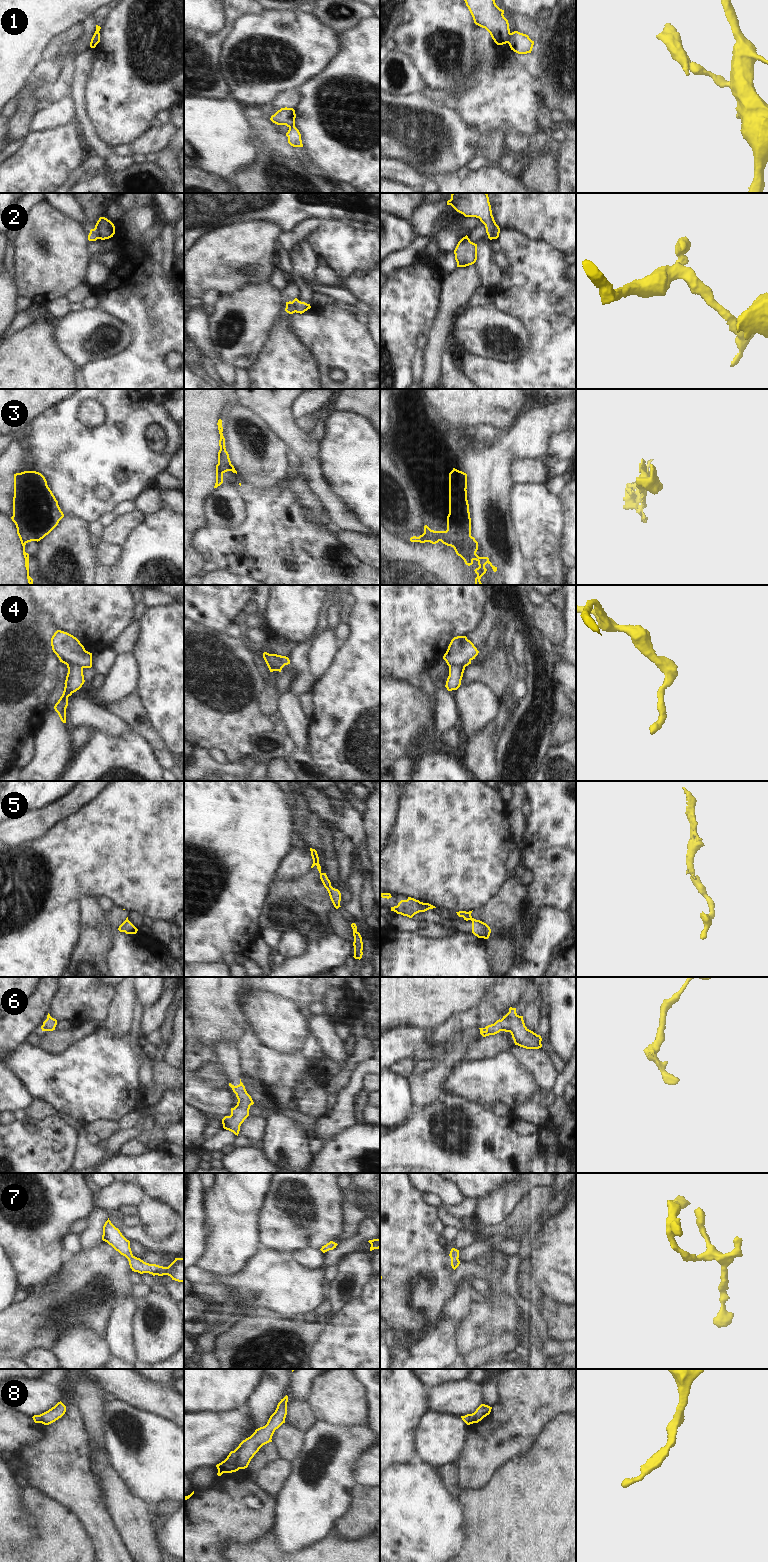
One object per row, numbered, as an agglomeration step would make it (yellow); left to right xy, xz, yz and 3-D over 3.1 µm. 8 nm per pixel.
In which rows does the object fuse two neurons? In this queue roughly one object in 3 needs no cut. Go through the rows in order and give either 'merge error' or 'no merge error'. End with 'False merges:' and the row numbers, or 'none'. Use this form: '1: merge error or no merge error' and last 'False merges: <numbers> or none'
1: merge error
2: merge error
3: merge error
4: merge error
5: merge error
6: no merge error
7: no merge error
8: no merge error
False merges: 1, 2, 3, 4, 5

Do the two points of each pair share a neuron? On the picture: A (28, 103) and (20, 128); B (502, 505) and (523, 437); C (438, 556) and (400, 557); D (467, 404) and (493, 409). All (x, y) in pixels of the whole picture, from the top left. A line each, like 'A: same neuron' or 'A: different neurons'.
A: same neuron
B: same neuron
C: same neuron
D: same neuron

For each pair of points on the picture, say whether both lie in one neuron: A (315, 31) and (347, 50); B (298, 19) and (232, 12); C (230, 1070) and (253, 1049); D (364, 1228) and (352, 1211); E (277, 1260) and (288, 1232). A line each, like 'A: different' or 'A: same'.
A: different
B: different
C: different
D: different
E: different

